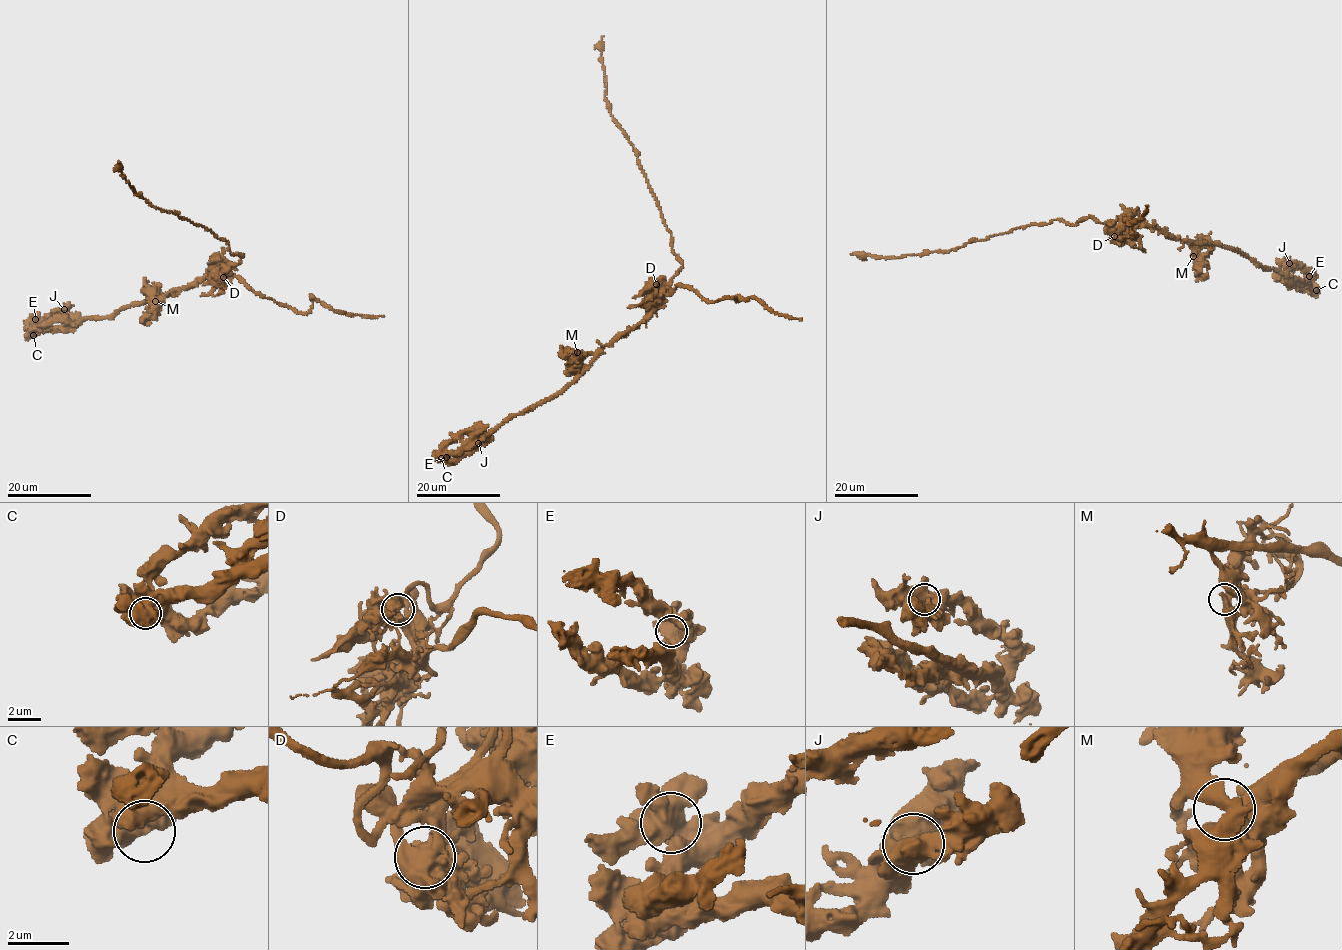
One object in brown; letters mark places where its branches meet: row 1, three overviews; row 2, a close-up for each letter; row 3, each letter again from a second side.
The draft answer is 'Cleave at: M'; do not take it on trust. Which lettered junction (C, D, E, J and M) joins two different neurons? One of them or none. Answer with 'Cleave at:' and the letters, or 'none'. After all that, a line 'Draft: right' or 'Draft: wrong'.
Cleave at: D
Draft: wrong

